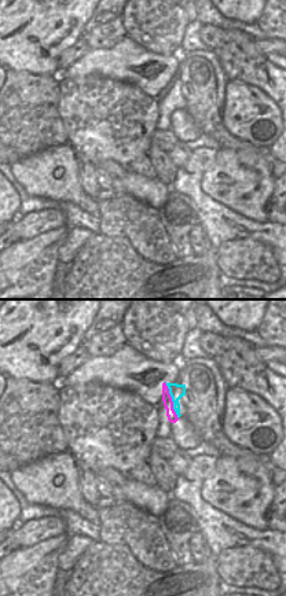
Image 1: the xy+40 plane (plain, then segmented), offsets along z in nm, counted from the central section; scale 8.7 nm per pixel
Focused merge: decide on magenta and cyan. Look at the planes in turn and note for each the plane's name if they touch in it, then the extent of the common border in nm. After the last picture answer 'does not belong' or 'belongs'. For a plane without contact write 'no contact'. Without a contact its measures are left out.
meets magenta in xy+40; contact 340 nm long

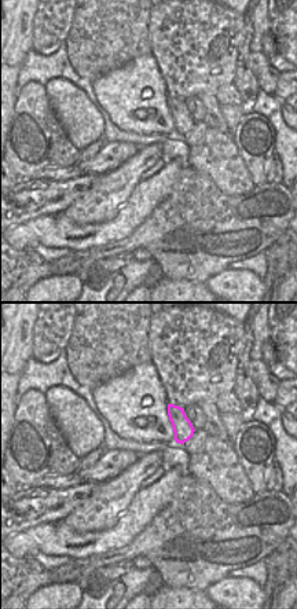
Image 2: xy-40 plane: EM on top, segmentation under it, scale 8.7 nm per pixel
no contact

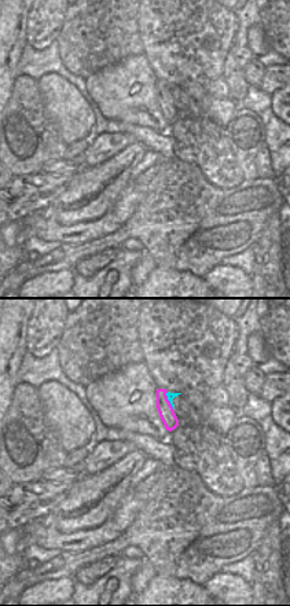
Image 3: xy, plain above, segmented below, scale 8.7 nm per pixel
meets magenta in xy; contact 180 nm long

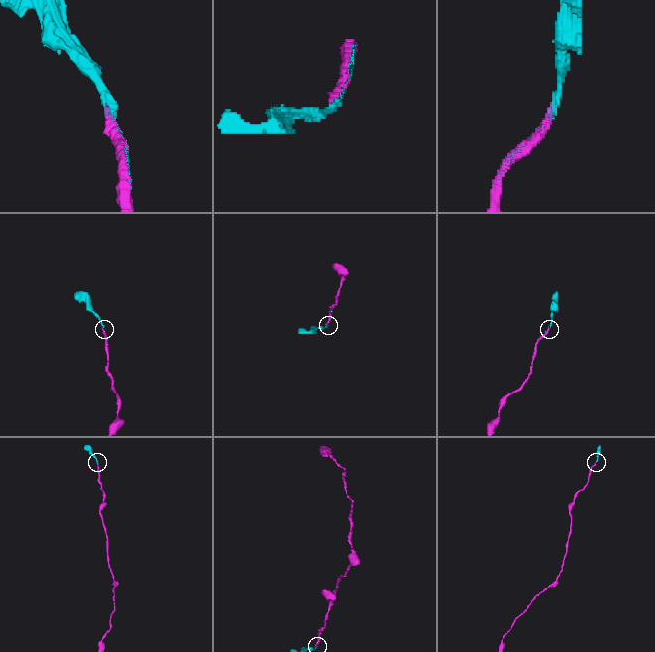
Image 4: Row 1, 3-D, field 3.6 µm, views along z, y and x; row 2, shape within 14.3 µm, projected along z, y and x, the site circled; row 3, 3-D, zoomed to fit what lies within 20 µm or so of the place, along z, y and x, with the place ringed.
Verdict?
belongs

